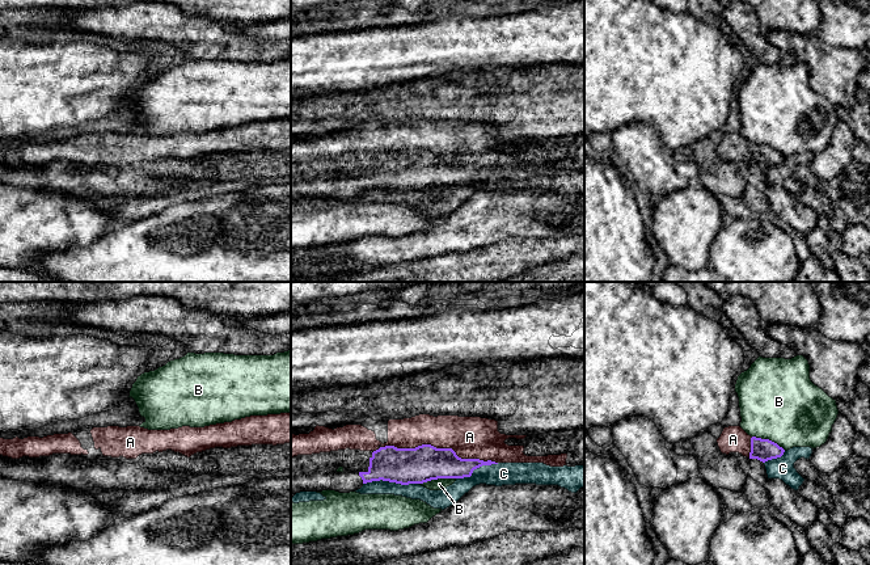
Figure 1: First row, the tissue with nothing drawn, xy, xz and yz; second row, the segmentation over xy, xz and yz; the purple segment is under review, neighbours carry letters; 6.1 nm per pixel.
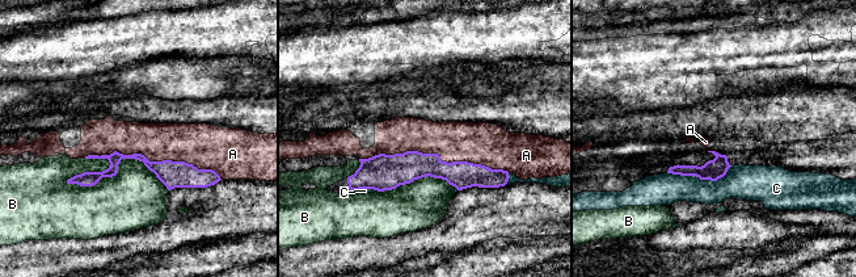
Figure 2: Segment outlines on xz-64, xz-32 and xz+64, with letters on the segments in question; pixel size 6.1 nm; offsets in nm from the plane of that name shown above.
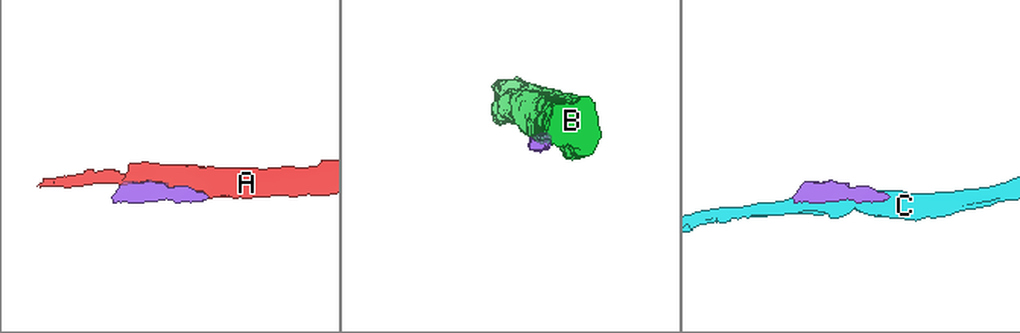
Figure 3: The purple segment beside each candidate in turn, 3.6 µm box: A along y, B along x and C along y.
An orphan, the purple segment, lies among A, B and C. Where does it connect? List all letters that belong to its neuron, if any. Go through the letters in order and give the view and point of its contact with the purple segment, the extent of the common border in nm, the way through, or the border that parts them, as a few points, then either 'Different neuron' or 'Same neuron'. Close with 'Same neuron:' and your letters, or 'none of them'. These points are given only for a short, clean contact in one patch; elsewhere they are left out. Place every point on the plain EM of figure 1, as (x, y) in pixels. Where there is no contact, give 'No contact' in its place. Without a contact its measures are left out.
A: Touches purple at xz (435, 154). Shared border 750 nm. Same neuron
B: Touches purple at xz (436, 185). Shared border 220 nm. Different neuron
C: Touches purple at xz (391, 188). Shared border 340 nm. Different neuron
Same neuron: A

